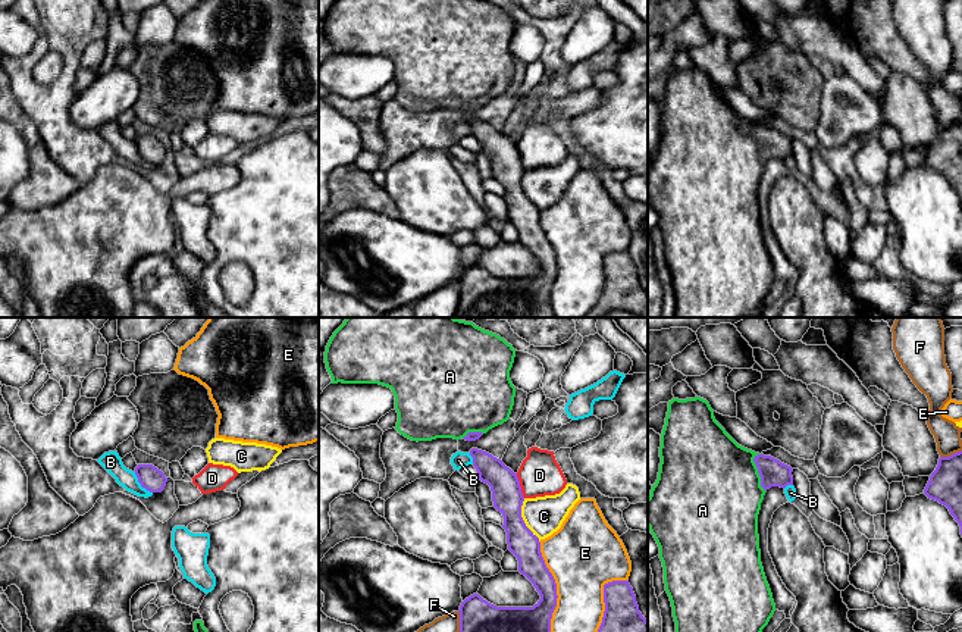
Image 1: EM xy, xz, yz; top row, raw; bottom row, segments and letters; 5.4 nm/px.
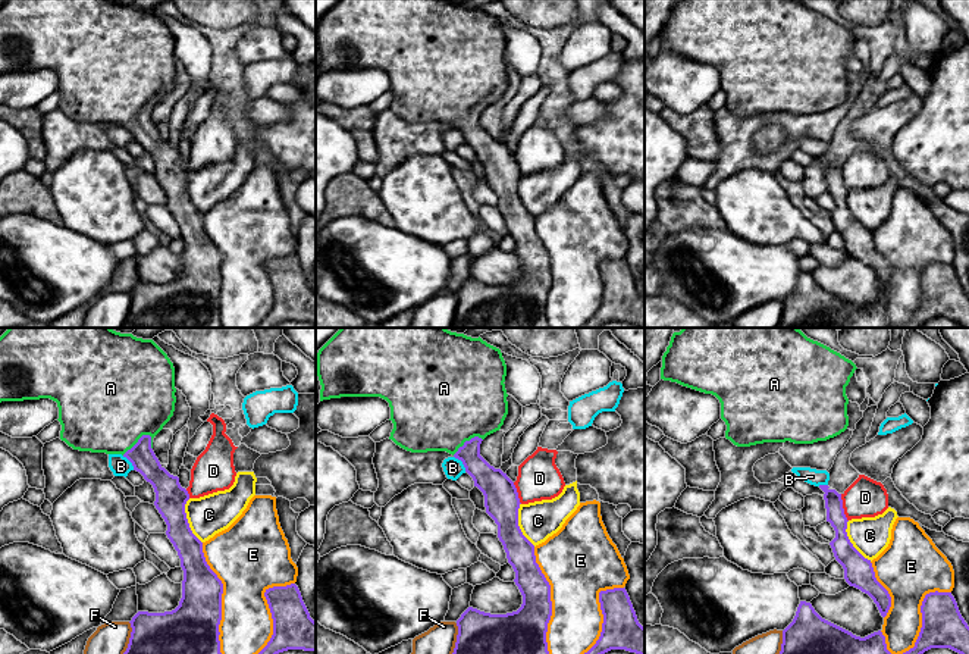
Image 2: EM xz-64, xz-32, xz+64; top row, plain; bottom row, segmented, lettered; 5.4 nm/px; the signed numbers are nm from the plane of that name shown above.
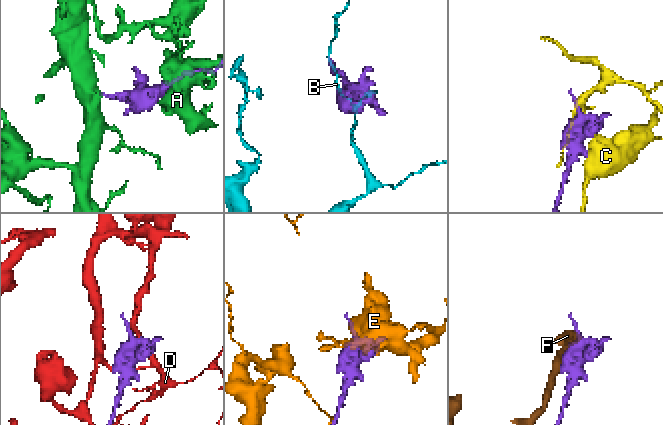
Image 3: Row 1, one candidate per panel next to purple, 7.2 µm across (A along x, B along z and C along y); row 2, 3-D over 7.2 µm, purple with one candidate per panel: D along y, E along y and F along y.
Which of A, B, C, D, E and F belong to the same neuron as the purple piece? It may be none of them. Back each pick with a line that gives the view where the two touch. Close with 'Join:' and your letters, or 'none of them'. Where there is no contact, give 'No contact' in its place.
A: Touches purple in yz
Join: A

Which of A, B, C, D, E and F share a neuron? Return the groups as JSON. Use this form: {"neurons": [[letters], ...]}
{"neurons": [["A"], ["B"], ["C"], ["D"], ["E"], ["F"]]}

